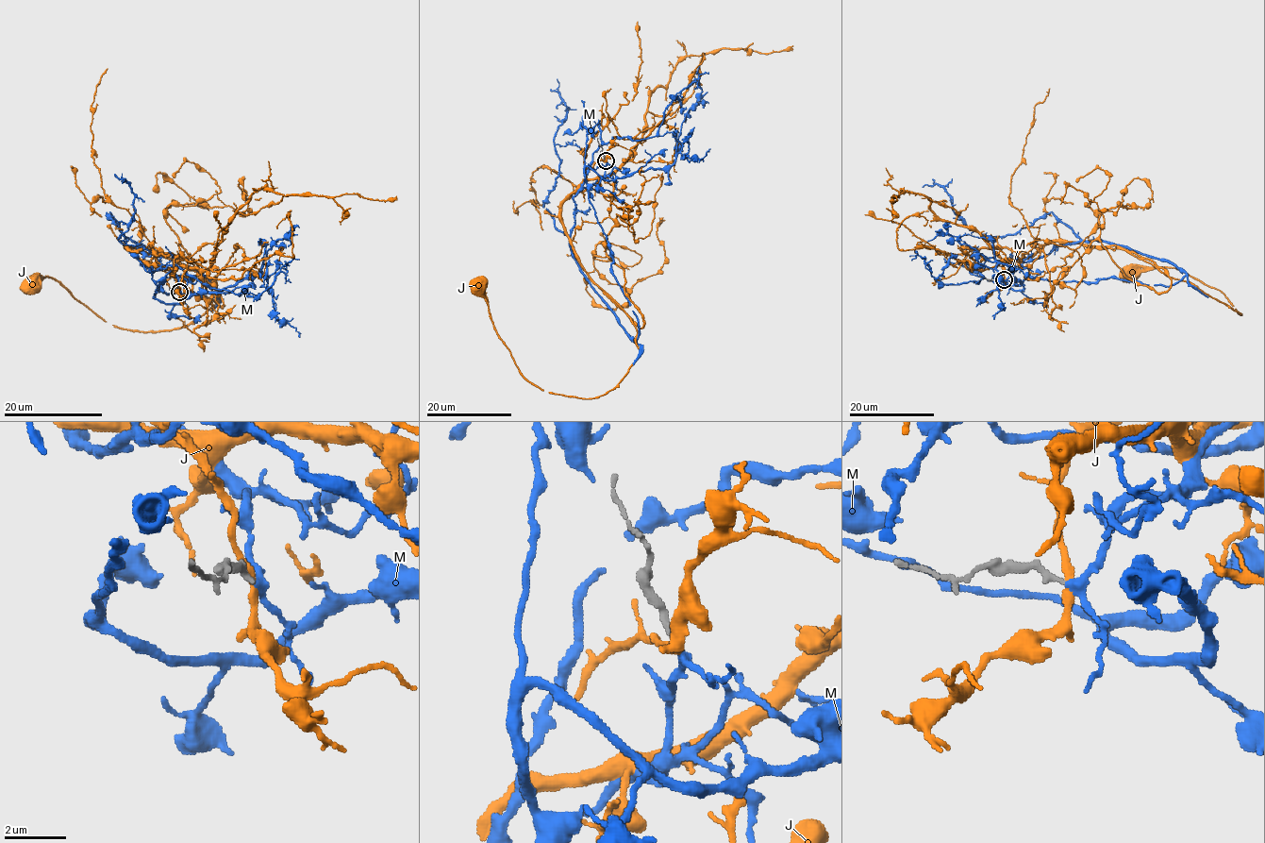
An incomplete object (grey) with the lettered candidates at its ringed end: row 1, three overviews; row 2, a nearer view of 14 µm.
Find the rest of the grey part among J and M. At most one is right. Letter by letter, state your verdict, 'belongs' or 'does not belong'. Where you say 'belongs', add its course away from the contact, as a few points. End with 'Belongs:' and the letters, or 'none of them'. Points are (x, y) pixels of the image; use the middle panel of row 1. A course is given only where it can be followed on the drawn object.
J: does not belong
M: belongs; it runs (606, 160), (605, 175), (573, 197), (568, 236), (543, 207), (559, 171), (554, 135), (567, 112), (557, 79)
Belongs: M

